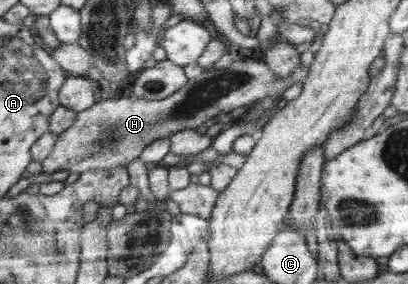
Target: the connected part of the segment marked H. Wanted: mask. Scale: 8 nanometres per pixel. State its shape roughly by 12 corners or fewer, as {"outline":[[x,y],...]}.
{"outline":[[259,58],[204,71],[169,98],[77,113],[42,173],[126,166],[158,139],[304,83]]}

